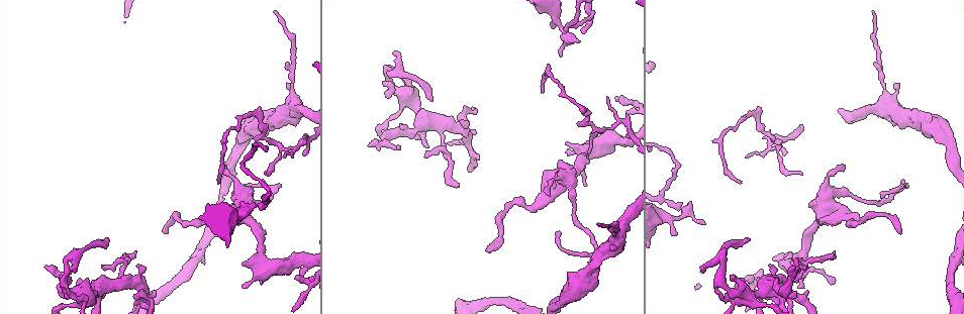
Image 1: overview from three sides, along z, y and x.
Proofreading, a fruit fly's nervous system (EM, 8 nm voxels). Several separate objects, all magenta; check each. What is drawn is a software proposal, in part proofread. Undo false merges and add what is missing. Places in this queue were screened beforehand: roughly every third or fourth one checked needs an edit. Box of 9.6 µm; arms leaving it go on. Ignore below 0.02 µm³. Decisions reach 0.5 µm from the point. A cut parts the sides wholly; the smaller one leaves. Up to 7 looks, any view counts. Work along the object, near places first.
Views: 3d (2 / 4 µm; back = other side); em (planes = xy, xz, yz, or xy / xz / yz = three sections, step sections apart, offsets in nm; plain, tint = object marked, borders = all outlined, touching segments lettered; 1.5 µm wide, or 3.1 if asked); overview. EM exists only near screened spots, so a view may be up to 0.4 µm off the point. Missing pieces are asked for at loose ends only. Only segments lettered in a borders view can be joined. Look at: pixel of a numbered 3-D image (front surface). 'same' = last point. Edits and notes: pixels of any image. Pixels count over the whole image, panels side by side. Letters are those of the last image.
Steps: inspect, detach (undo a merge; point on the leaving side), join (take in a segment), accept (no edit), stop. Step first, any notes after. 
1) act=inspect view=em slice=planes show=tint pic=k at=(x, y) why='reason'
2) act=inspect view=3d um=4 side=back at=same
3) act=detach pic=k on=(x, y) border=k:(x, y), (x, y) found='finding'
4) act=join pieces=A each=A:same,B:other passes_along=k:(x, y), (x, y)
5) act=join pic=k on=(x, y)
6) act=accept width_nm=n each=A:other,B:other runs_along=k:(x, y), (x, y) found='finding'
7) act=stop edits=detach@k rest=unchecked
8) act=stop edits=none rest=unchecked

act=inspect view=em slice=planes show=borders pic=1 at=(274, 10) why='long arm stops here'

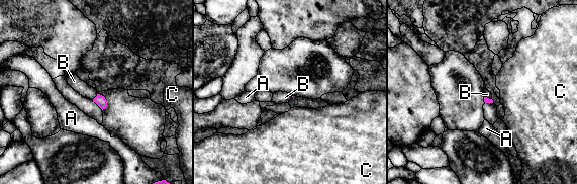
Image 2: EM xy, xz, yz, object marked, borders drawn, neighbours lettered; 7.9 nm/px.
act=join pieces=B longest_contact=B:70nm each=A:other,B:same,C:other found='it goes on there'

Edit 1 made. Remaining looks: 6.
act=inspect view=em slice=planes show=borders pic=1 at=(242, 139) why='sudden change in width'

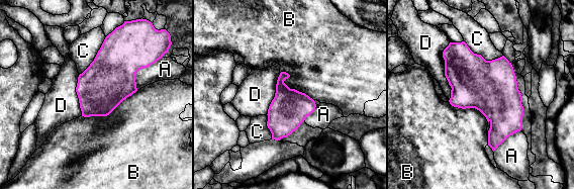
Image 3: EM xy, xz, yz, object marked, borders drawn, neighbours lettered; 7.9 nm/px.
act=accept longest_contact=B:500nm each=A:other,B:other,C:other,D:other border=3:(137, 90), (106, 115), (82, 116) found='continuous, no second neuron'

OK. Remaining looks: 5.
act=inspect view=em slice=xz step=8 show=borders pic=1 at=(273, 187) why='abrupt turn'

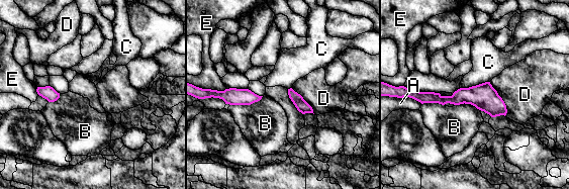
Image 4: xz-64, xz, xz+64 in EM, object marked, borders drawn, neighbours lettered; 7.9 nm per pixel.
act=accept width_nm=90 each=A:other,B:other,C:other,D:other,E:other border=4:(263, 96), (250, 104), (230, 105) found='one neuron here'

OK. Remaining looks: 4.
act=stop edits=join@2 rest=unchecked

